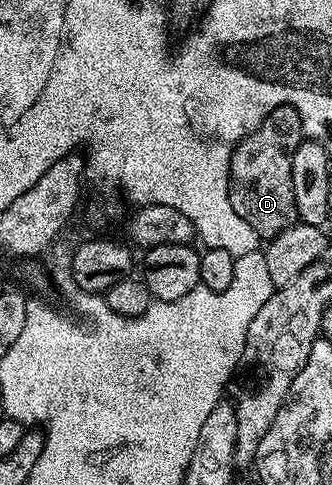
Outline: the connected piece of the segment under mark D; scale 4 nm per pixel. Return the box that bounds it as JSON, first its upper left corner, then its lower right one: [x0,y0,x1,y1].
[230,106,302,236]

